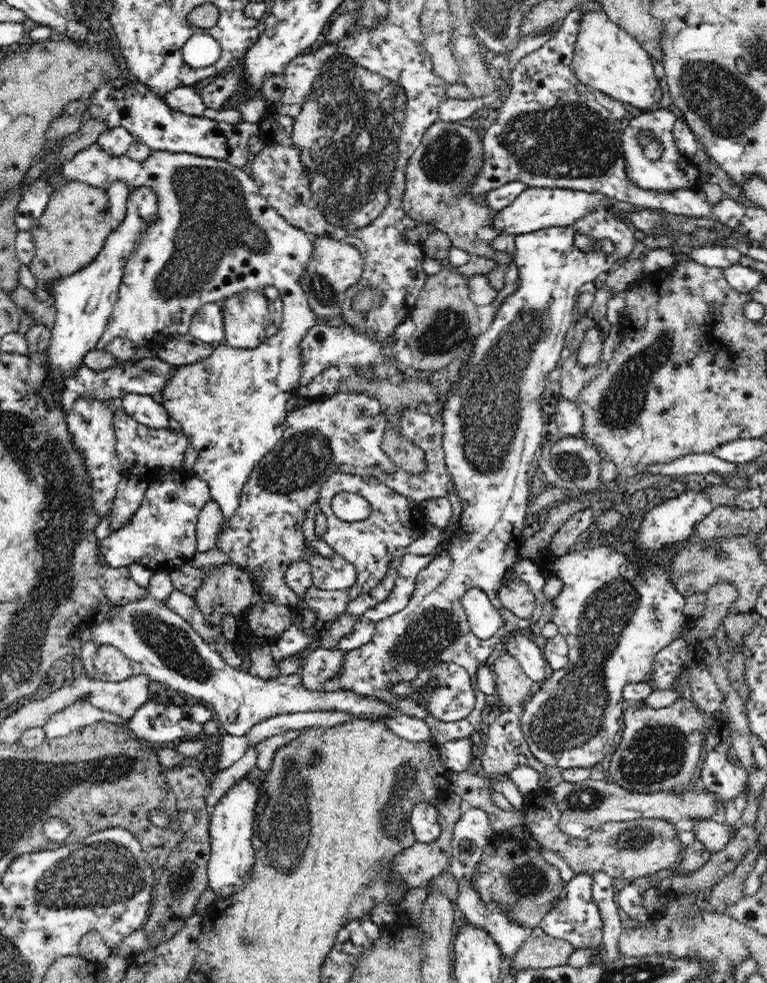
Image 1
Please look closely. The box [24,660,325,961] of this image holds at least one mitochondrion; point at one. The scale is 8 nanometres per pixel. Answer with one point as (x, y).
(106, 874)

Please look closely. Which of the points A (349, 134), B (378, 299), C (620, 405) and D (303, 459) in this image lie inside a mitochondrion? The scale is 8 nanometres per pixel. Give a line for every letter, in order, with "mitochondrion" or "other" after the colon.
A: mitochondrion
B: other
C: mitochondrion
D: mitochondrion

